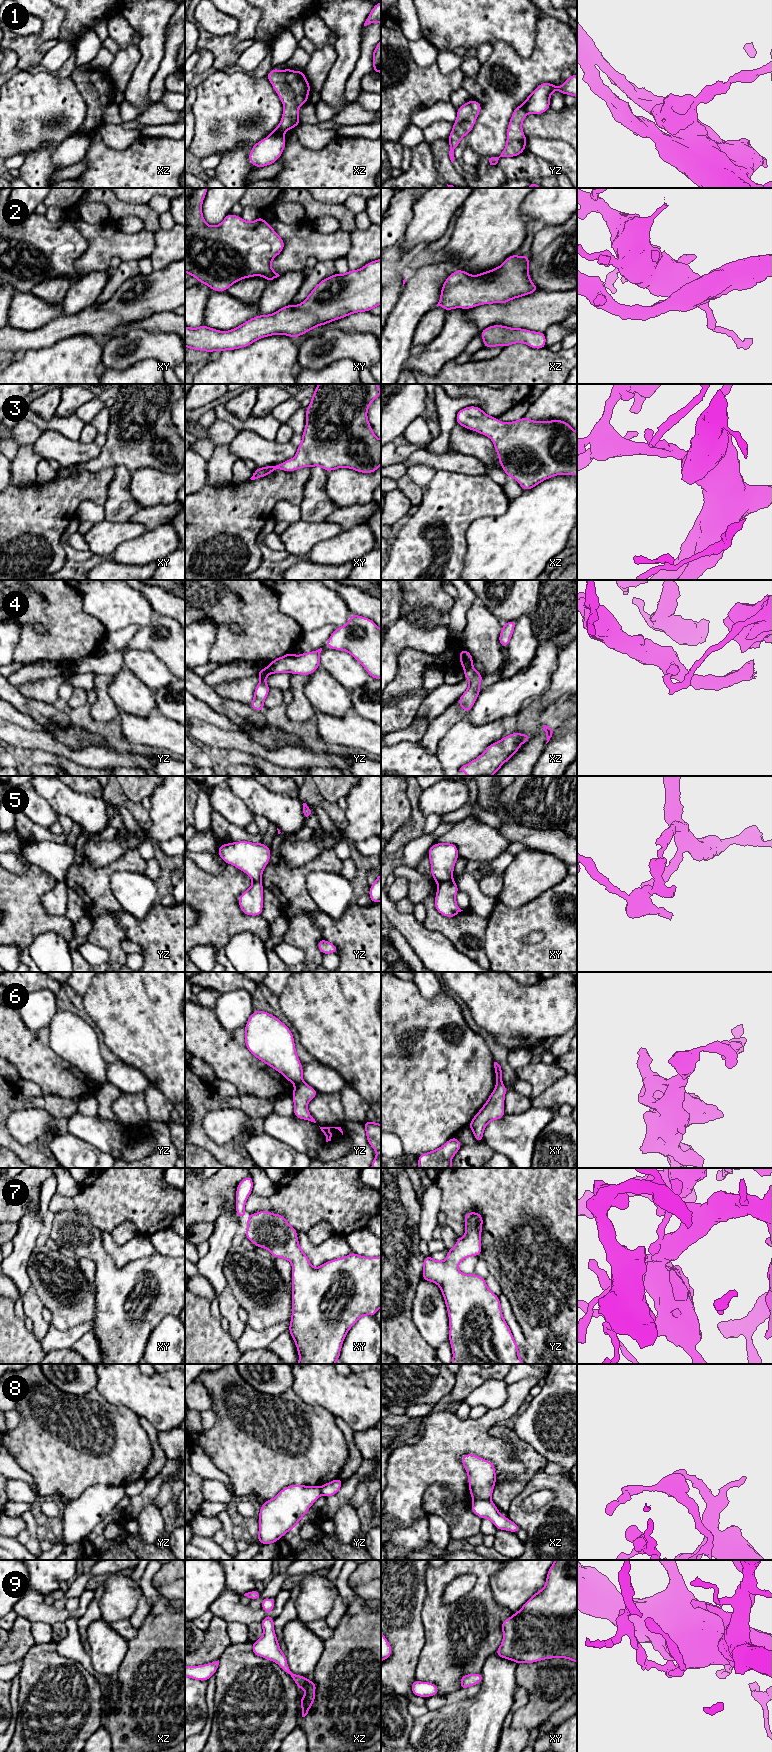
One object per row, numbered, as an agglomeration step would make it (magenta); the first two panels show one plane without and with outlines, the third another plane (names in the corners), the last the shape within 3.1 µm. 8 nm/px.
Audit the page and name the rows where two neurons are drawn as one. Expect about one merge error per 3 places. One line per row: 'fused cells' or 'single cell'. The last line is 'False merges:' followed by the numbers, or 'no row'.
1: fused cells
2: single cell
3: single cell
4: fused cells
5: fused cells
6: fused cells
7: single cell
8: fused cells
9: single cell
False merges: 1, 4, 5, 6, 8

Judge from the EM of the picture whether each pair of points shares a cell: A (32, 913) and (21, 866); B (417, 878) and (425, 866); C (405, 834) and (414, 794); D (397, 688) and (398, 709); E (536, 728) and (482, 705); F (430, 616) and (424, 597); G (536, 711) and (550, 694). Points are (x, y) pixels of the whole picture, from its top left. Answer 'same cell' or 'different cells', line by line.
A: different cells
B: different cells
C: same cell
D: different cells
E: different cells
F: different cells
G: different cells

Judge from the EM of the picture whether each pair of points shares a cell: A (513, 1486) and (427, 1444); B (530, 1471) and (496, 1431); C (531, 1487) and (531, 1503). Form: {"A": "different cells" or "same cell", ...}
{"A": "different cells", "B": "same cell", "C": "different cells"}

